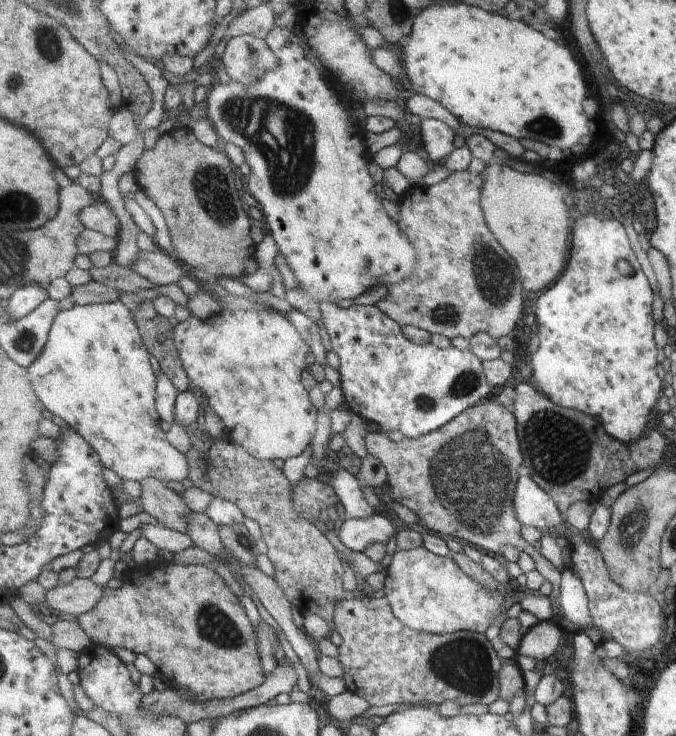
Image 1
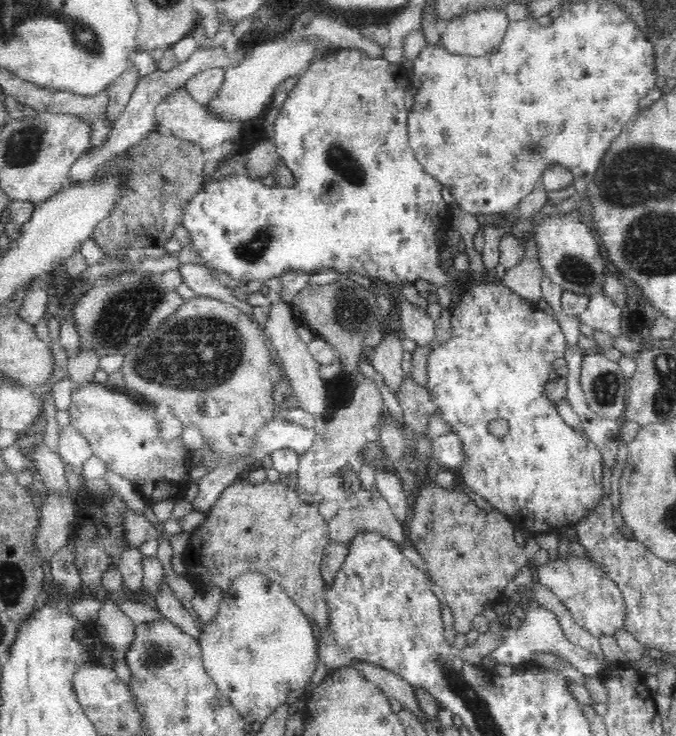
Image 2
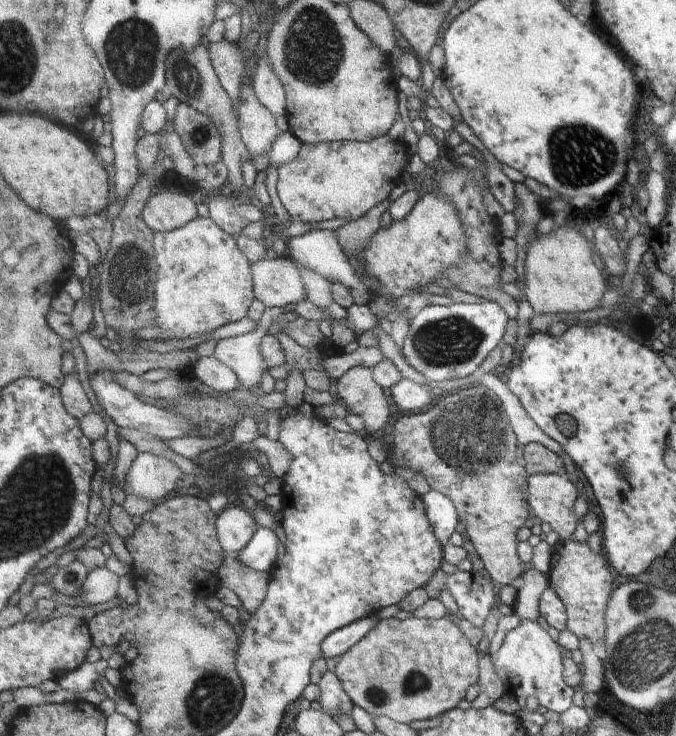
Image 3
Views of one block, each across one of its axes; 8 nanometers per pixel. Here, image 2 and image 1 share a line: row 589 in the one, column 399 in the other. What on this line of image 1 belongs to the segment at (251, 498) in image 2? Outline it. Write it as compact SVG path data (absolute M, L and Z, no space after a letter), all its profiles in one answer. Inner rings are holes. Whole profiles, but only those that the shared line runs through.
M486 167L479 173L456 171L434 186L411 186L403 192L399 200L402 218L398 226L412 242L419 266L409 279L389 286L385 298L376 303L384 314L401 326L412 325L428 331L432 336L441 334L449 339L459 336L469 340L484 331L499 340L512 336L519 319L523 318L525 288L520 268L489 230L481 208L484 173L487 173ZM469 282L475 286L475 292L469 292Z

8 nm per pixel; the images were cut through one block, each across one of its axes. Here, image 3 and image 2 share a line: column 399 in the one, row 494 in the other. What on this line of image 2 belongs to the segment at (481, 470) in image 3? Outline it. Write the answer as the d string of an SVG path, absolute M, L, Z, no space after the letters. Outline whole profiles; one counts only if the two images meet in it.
M429 485L420 488L416 496L409 538L426 560L429 580L444 592L454 616L453 629L456 634L466 635L473 629L474 617L504 596L504 588L540 547L532 535L526 538L526 544L519 545L514 524L508 518L496 510L481 510L459 487L447 490Z

